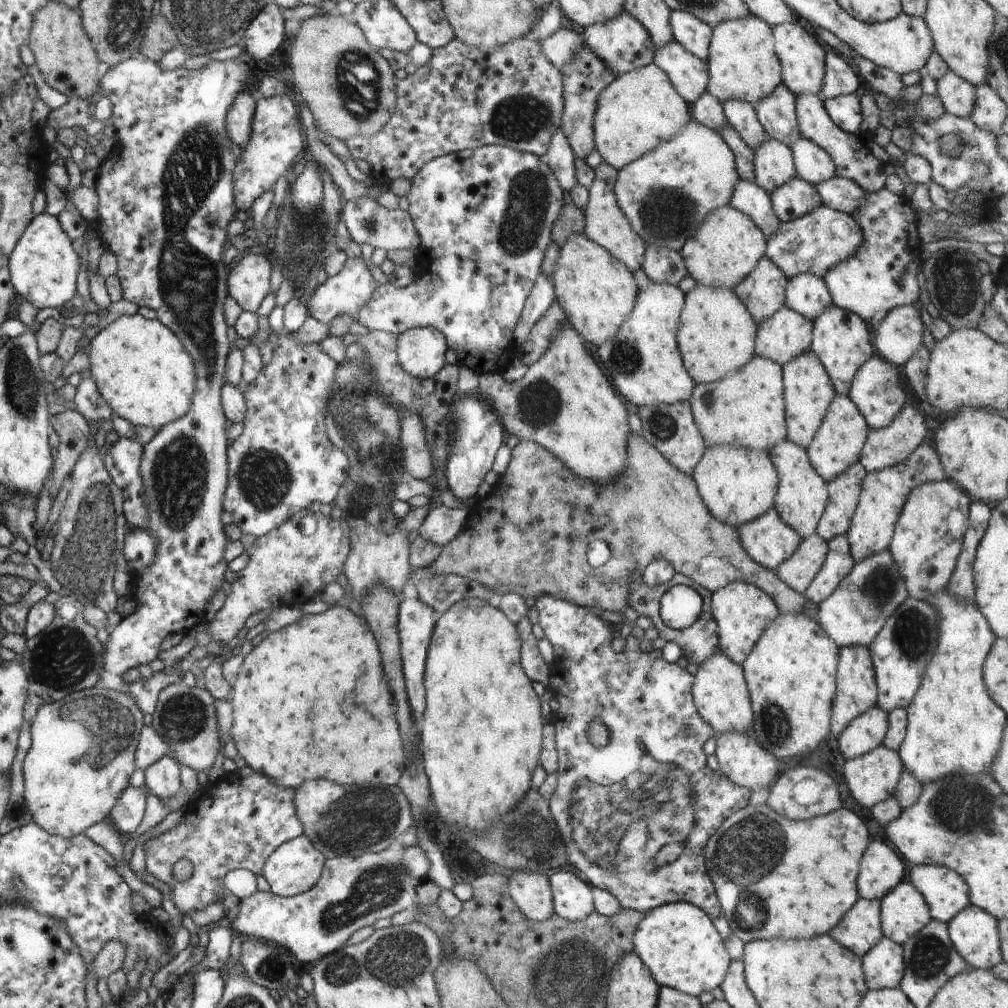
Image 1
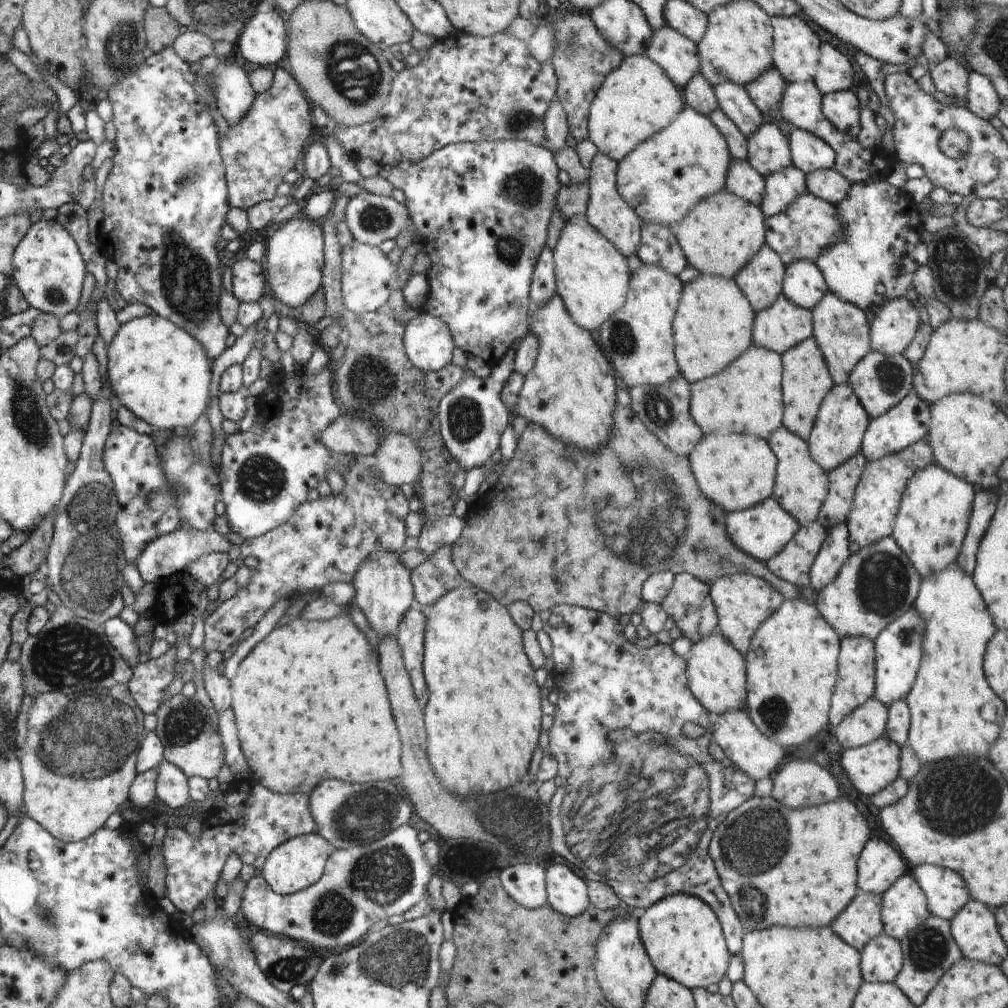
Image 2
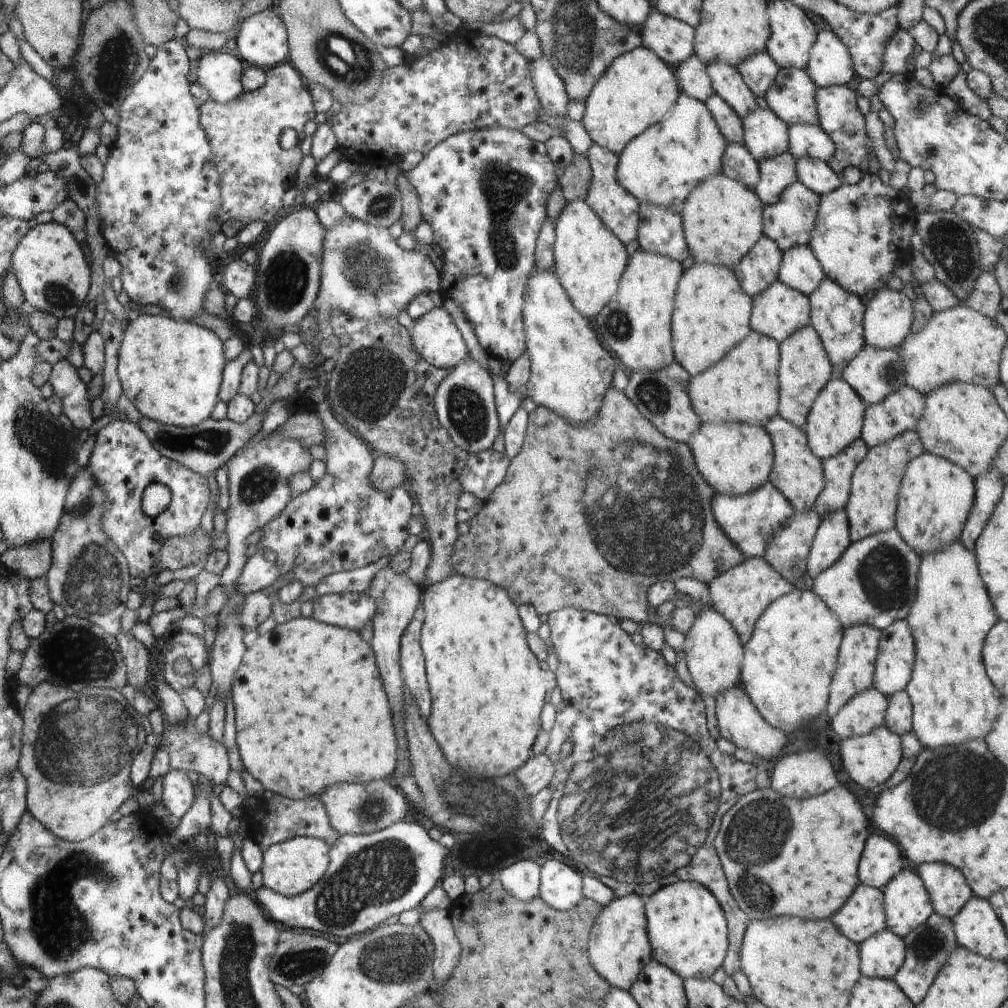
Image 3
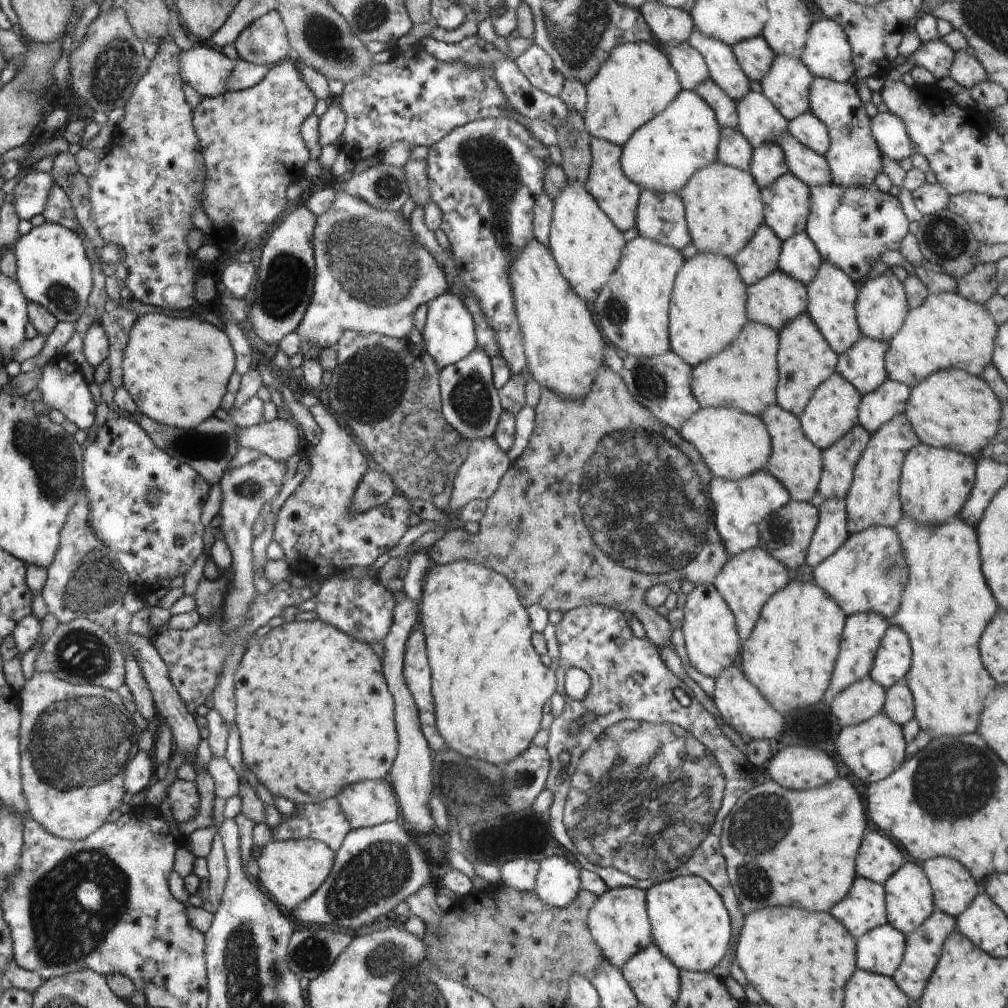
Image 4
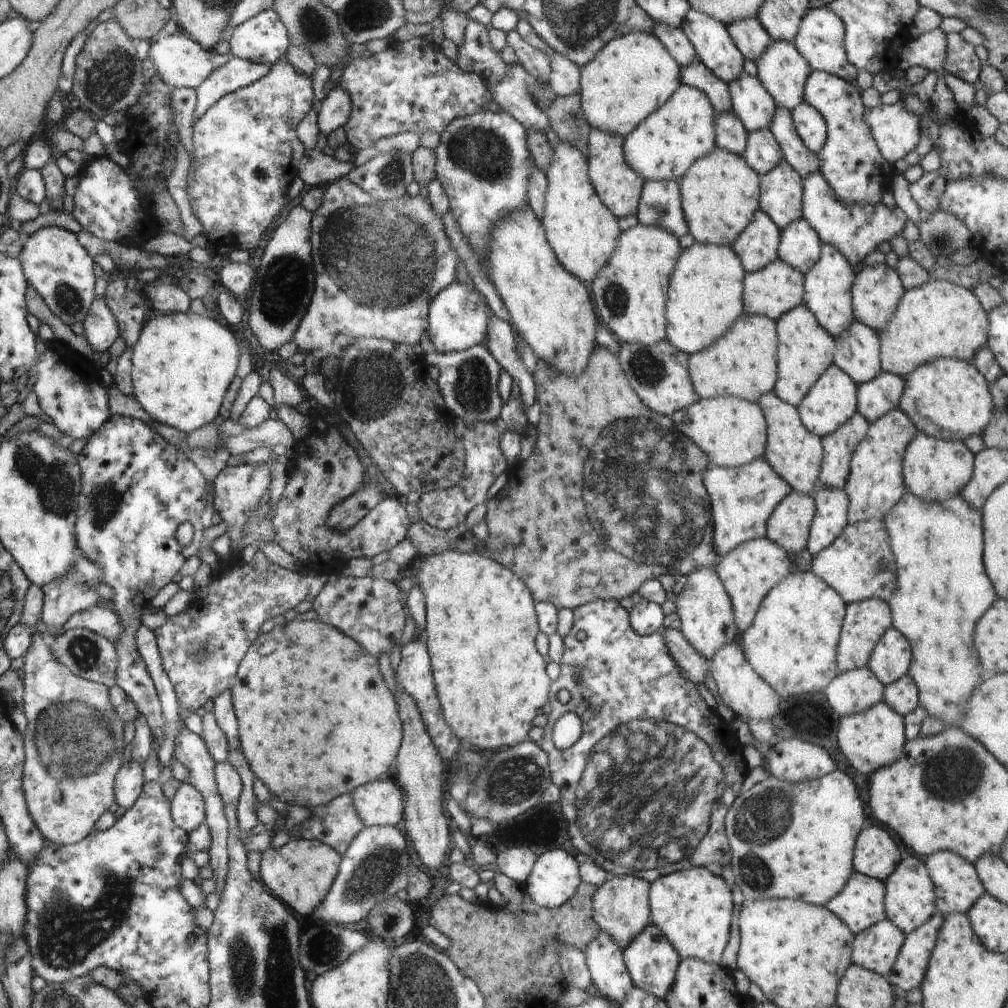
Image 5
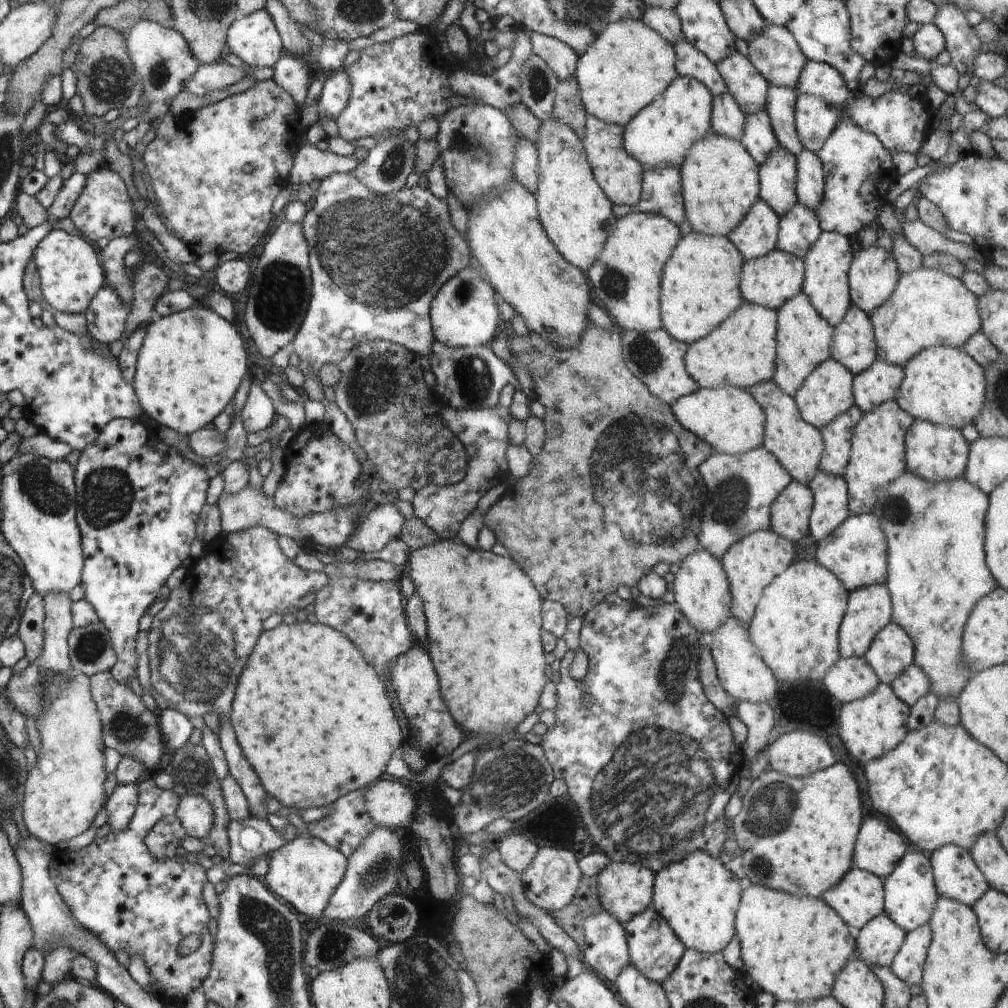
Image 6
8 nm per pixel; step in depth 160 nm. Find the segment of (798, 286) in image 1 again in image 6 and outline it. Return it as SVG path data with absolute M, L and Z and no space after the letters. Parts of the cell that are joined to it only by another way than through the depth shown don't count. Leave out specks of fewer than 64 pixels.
M797 202L780 217L776 248L804 260L822 231L816 212Z

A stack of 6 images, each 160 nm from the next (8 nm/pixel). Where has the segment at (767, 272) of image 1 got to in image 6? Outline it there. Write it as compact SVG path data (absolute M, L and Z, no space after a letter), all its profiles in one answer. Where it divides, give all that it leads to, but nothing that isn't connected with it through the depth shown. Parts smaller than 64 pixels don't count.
M759 198L727 237L744 260L757 259L776 248L779 222L780 216Z

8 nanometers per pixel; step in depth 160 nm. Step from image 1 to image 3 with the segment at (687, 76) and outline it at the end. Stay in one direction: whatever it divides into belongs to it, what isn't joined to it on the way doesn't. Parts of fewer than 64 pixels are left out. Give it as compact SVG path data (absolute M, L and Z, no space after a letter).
M654 7L640 33L641 45L653 50L670 68L677 68L694 54L695 28L658 12Z

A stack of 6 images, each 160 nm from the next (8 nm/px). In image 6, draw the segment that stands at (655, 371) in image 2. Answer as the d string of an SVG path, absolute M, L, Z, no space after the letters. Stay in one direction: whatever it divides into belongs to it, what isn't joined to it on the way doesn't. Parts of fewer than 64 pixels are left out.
M640 210L619 218L604 243L604 249L601 250L598 260L587 270L594 296L604 304L606 312L614 318L614 322L620 328L626 331L648 332L663 328L660 310L661 278L666 261L682 238L678 227L666 217L642 213Z

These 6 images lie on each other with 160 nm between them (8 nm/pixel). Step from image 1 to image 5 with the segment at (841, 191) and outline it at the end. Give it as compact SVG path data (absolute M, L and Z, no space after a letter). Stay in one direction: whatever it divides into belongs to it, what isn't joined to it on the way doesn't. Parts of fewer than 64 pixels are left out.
M777 106L769 129L781 146L783 158L801 177L819 172L817 153L812 152L799 137L789 110Z

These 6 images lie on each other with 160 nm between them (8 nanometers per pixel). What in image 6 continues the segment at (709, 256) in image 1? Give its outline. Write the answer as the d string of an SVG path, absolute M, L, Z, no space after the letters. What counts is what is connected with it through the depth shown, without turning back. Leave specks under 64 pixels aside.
M712 130L693 144L679 169L686 218L697 233L727 237L759 199L758 164L741 141L716 135Z

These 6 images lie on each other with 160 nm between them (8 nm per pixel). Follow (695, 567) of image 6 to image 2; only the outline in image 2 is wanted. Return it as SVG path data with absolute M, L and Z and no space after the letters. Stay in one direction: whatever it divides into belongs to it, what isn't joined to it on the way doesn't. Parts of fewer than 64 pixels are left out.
M721 632L694 643L686 655L686 678L690 692L711 718L730 711L746 711L747 670L745 658L724 638Z

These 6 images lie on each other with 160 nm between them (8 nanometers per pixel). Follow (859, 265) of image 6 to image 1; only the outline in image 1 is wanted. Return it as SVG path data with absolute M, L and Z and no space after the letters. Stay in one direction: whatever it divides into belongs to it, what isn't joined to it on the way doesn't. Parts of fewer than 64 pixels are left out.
M913 305L892 309L875 330L874 346L877 355L898 368L905 366L923 344L920 311Z

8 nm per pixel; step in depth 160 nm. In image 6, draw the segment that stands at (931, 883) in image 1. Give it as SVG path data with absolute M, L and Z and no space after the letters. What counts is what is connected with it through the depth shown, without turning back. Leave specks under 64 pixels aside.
M947 844L933 851L929 859L940 897L957 900L972 908L990 887L986 877L980 872L980 869L973 861L969 850L953 844Z

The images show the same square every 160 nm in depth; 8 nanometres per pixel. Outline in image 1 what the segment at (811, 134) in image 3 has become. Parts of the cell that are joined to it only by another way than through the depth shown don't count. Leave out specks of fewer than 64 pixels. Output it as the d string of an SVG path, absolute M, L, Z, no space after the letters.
M801 137L791 144L798 178L817 185L836 176L831 156L811 140Z

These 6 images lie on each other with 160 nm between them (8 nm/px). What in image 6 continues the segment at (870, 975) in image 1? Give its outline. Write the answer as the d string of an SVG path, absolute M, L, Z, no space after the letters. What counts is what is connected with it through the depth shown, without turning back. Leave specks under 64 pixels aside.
M886 913L872 918L855 932L855 954L869 967L890 967L902 946L904 932Z

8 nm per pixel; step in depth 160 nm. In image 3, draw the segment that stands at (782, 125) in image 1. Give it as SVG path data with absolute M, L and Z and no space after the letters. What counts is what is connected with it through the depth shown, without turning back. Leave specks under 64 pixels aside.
M767 51L752 55L739 63L736 68L742 75L745 85L756 97L765 96L781 69Z

